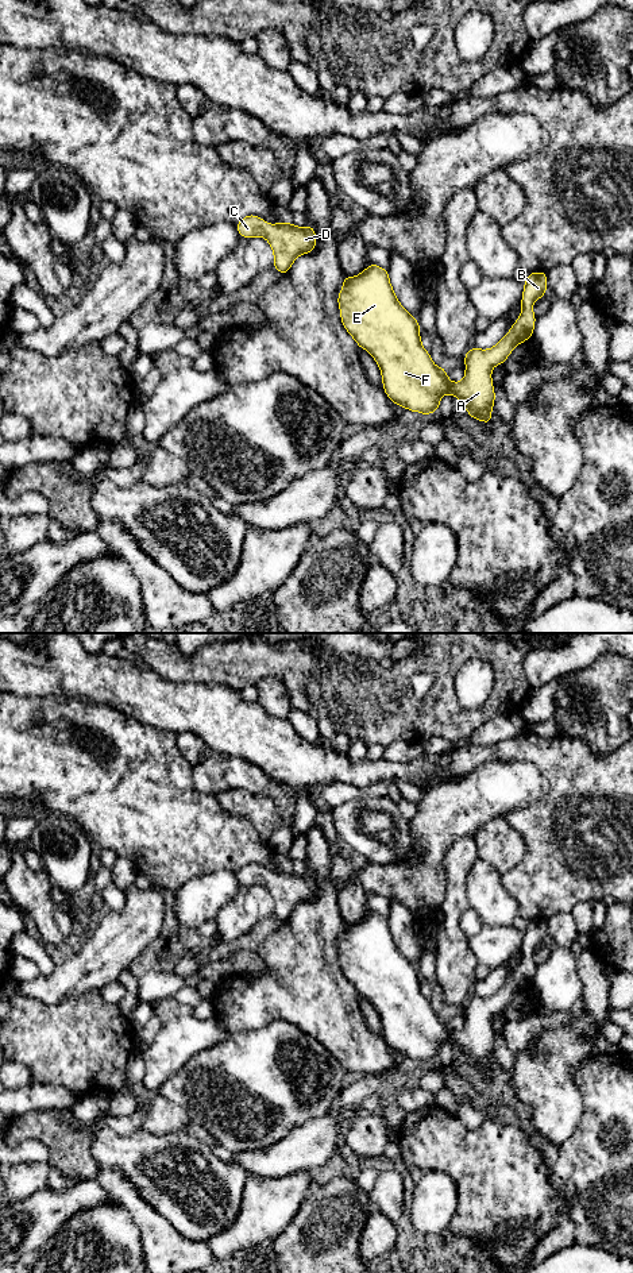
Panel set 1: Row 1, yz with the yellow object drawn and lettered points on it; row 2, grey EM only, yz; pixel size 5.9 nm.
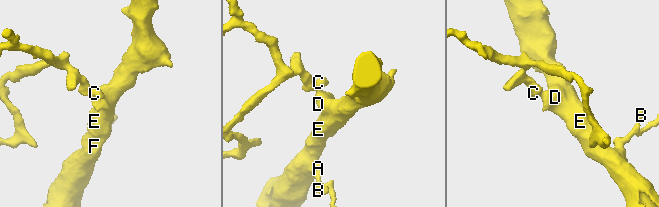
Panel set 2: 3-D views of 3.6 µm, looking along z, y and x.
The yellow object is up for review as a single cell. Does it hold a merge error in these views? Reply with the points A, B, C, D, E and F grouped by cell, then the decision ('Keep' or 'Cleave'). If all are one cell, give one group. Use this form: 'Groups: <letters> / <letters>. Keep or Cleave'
Groups: A B C D E F. Keep

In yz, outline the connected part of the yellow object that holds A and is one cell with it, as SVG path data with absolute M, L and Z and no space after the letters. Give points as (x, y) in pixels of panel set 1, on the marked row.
M370 263L354 278L344 275L337 302L344 328L379 364L382 389L395 405L428 416L437 412L441 396L447 393L460 400L468 416L490 424L495 401L491 369L533 336L532 305L545 292L547 273L529 273L520 317L493 348L468 350L463 358L466 375L459 383L449 381L445 369L435 366L424 350L418 320L398 302L387 270Z

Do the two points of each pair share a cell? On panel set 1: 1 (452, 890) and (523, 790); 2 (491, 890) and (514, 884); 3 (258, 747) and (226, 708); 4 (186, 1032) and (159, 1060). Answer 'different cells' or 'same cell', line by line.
1: different cells
2: different cells
3: same cell
4: same cell

